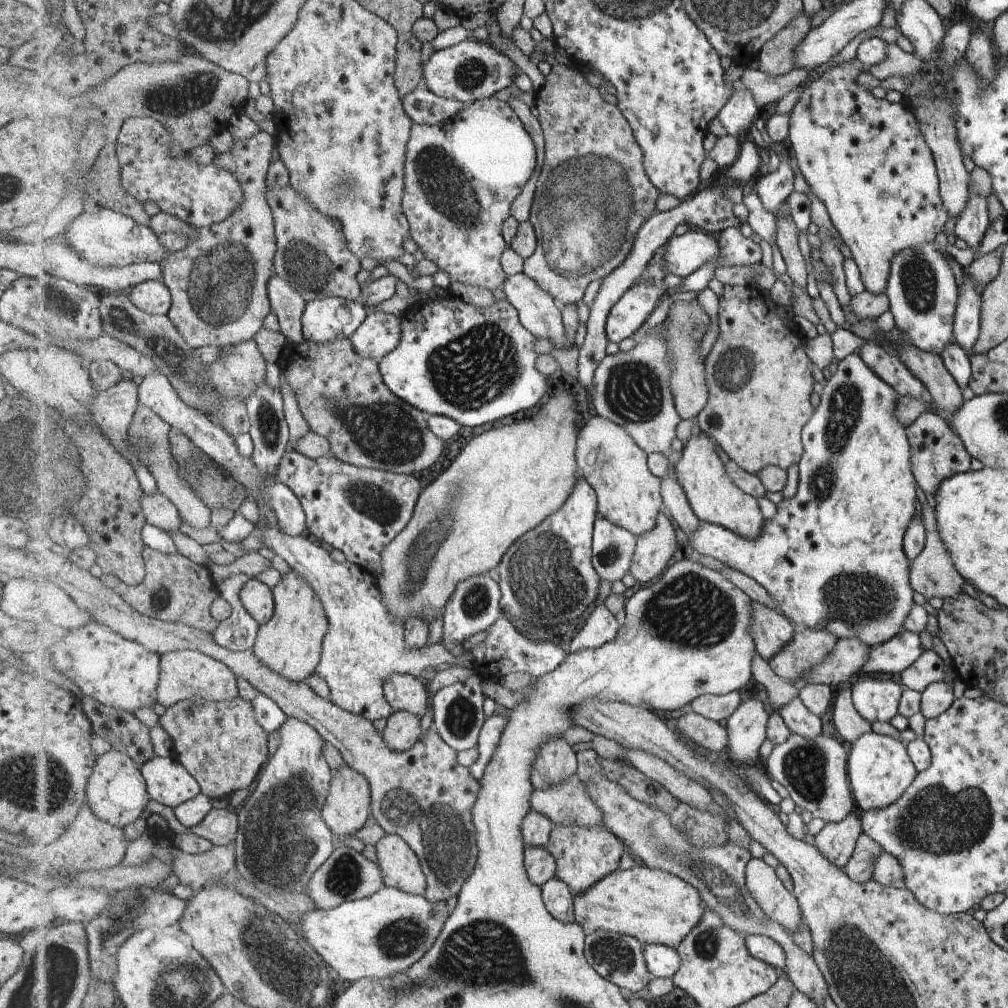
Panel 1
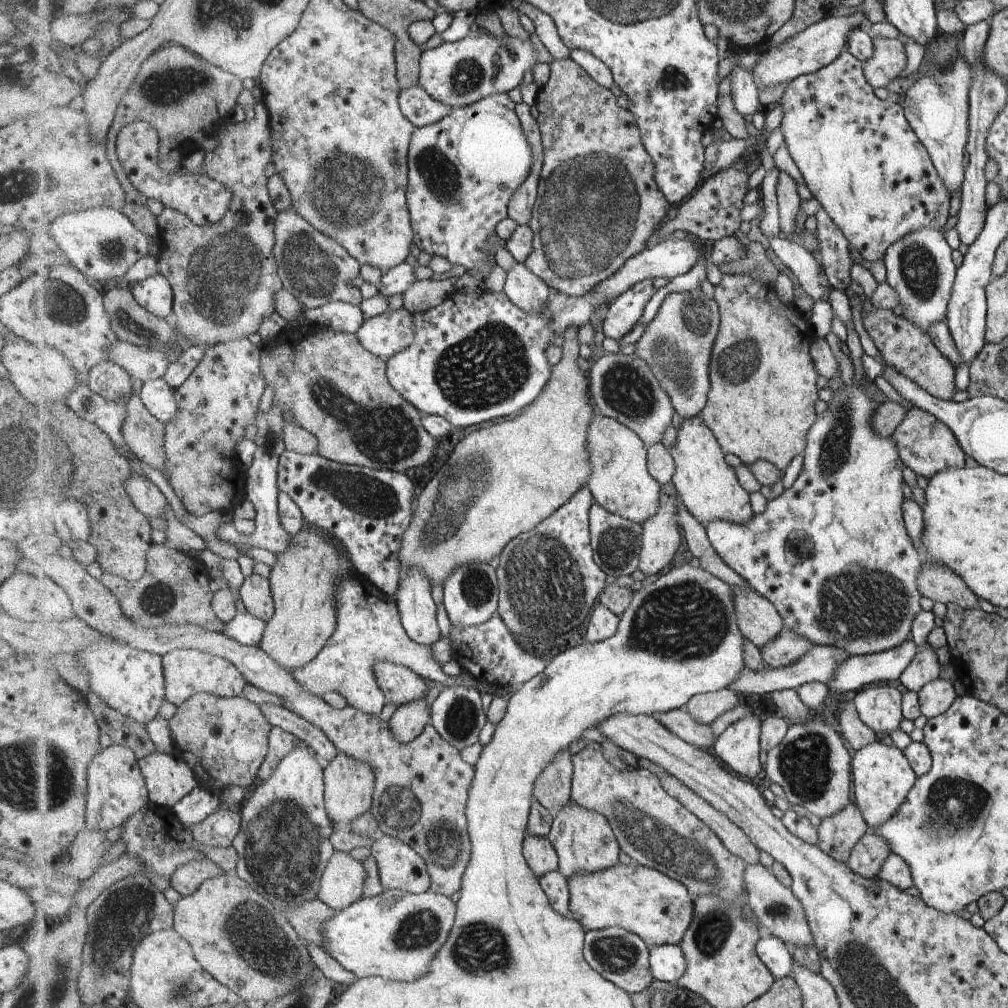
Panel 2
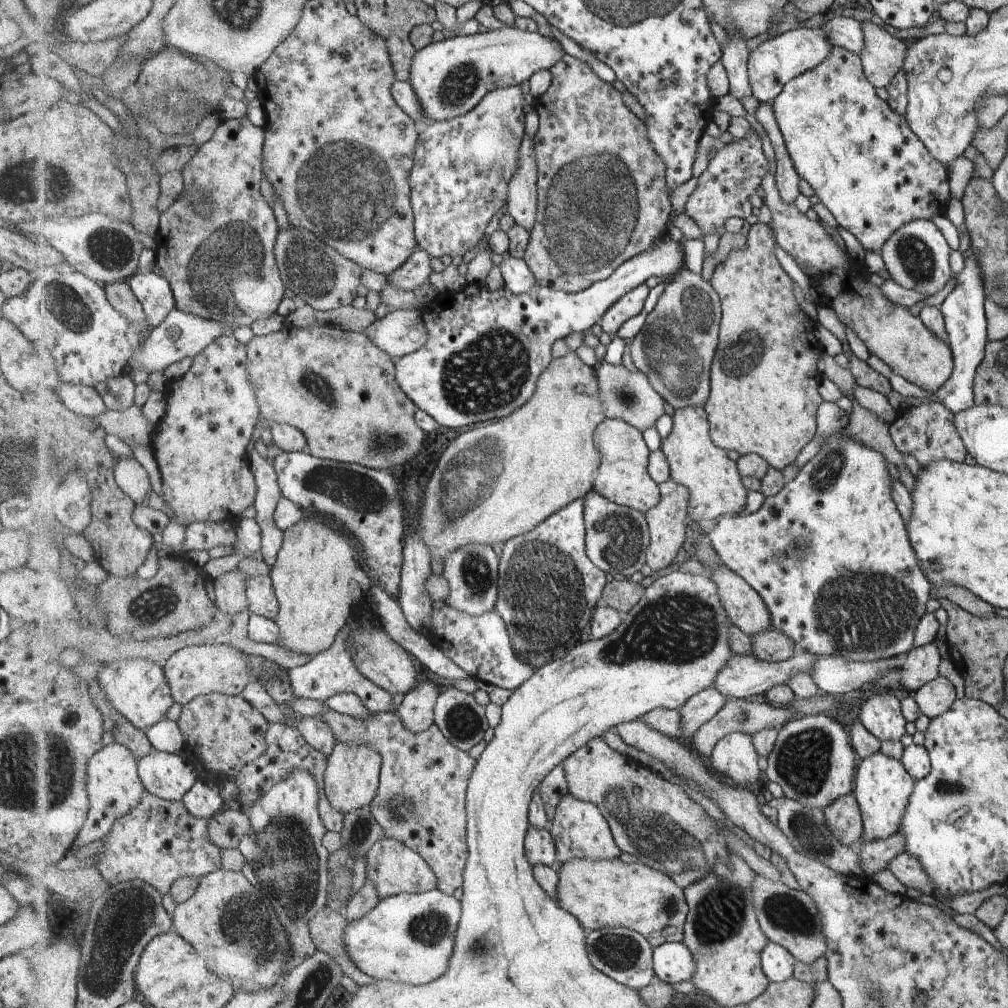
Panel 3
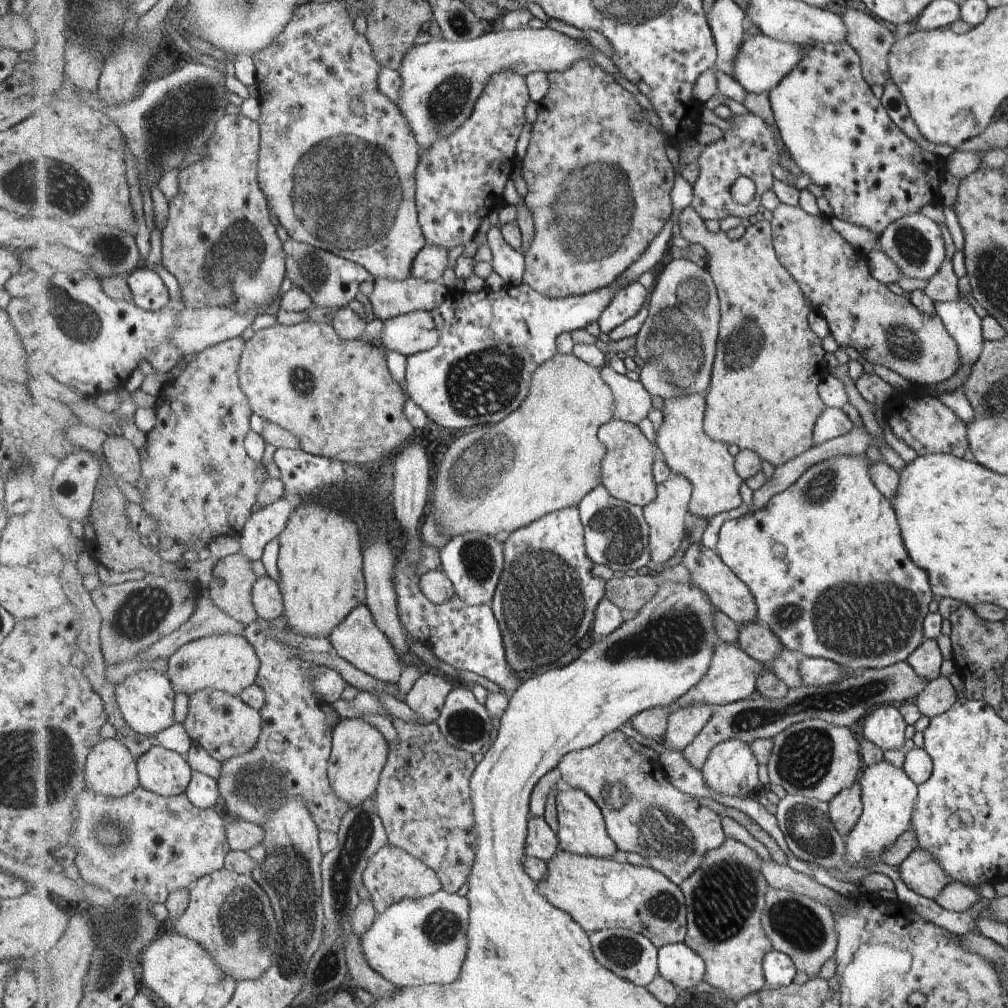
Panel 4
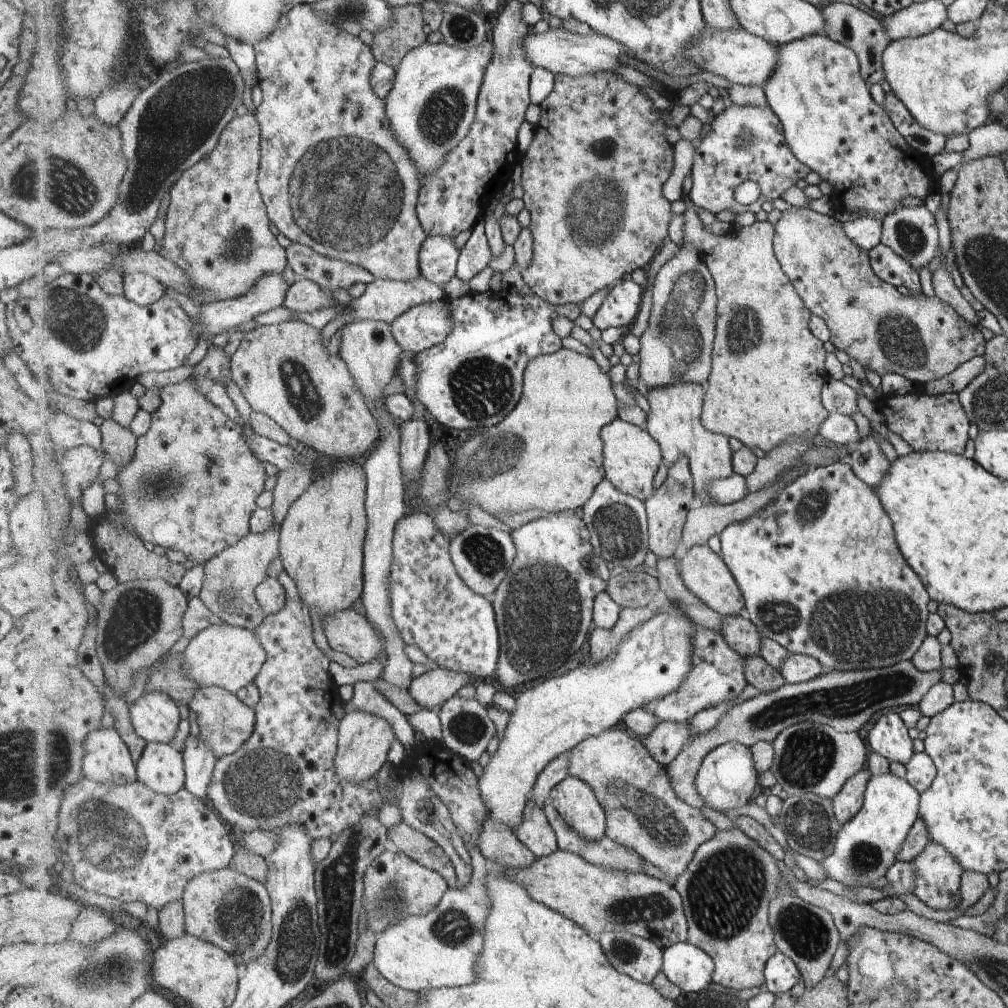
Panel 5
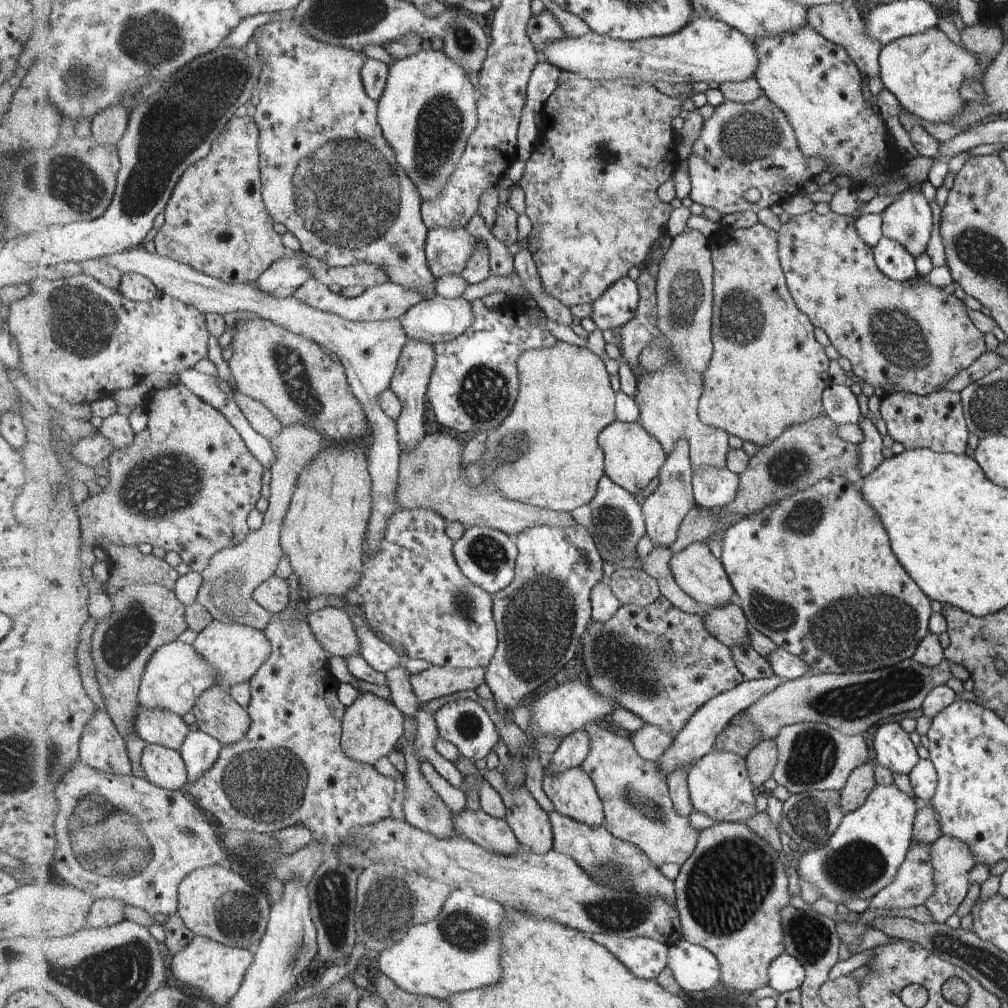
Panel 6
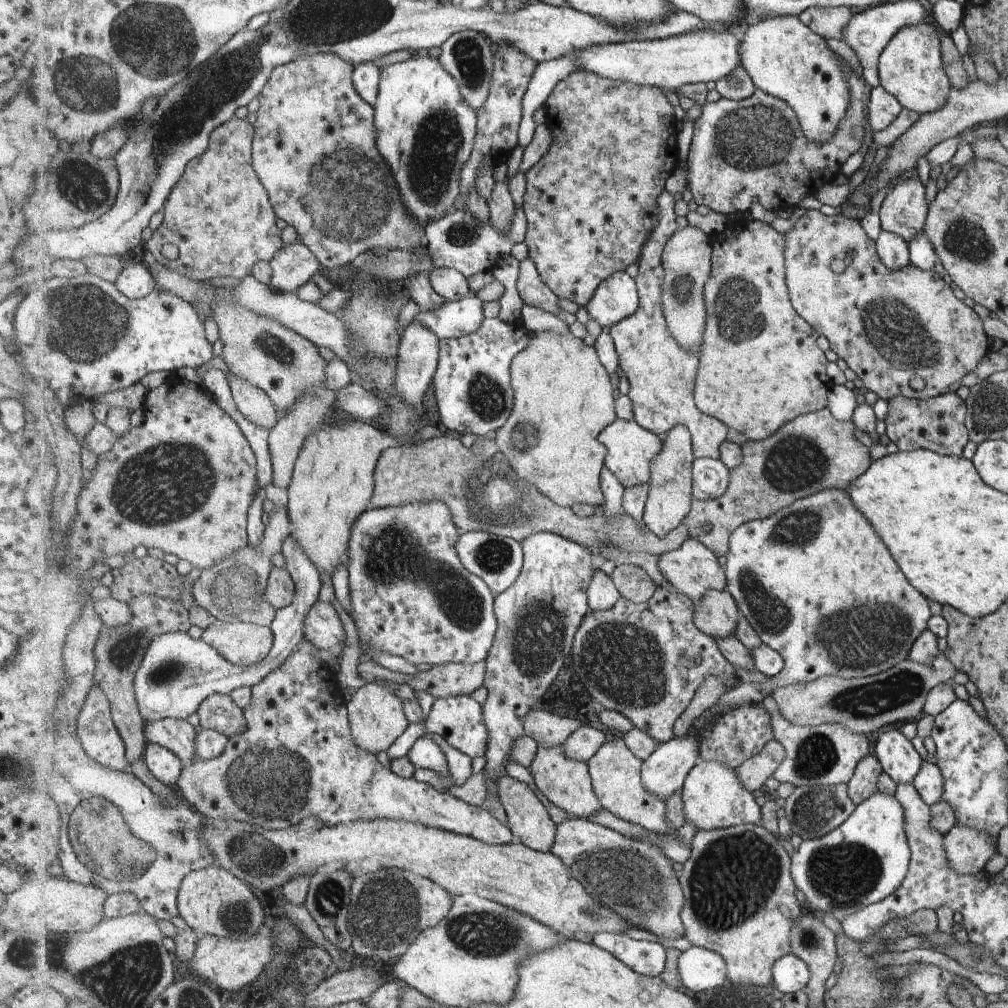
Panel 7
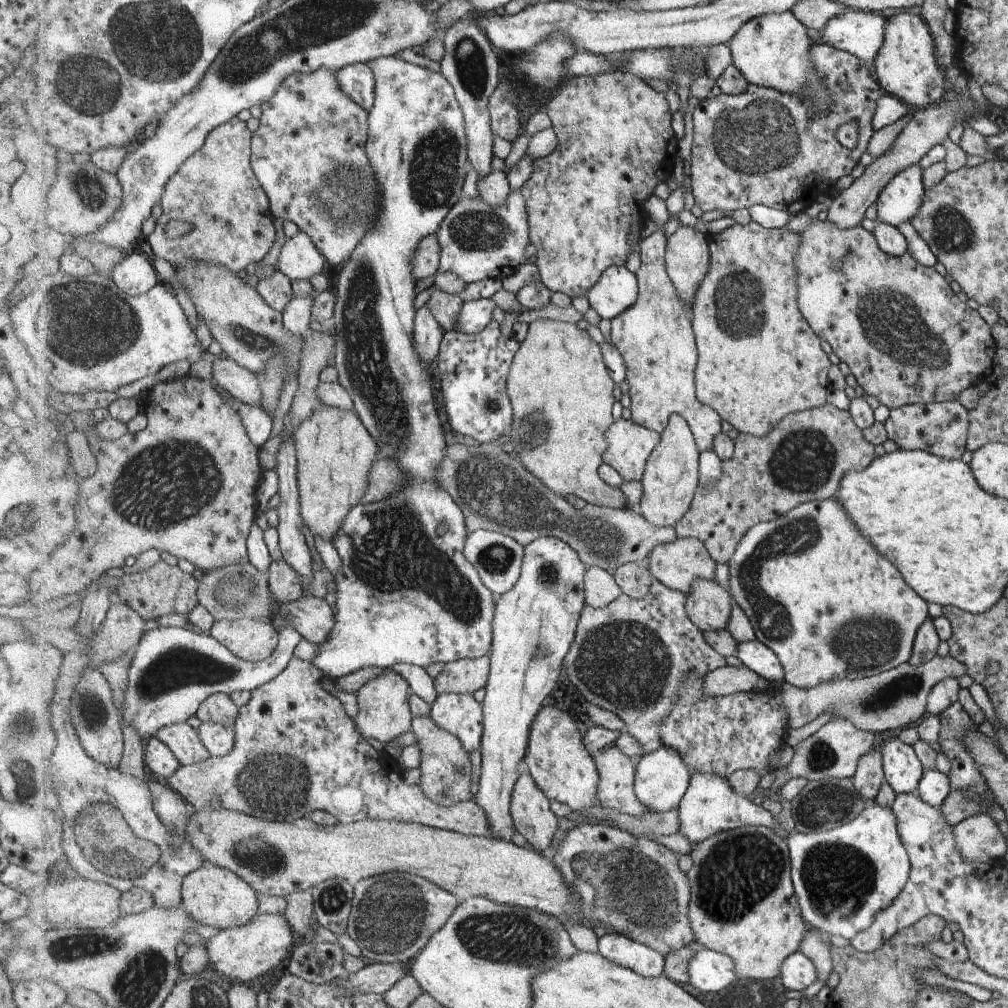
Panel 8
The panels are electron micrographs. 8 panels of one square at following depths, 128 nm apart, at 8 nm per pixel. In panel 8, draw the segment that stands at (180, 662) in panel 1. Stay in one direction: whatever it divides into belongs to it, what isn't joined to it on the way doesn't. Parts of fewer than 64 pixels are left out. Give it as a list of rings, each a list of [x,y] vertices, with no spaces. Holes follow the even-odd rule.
[[[263,618],[221,619],[210,630],[213,638],[225,644],[238,658],[253,663],[267,660],[279,644],[275,620]]]

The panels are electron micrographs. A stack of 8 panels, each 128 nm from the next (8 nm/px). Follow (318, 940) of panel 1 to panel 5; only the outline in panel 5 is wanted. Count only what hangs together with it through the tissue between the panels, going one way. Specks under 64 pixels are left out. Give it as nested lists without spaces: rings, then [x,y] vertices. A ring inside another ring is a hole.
[[[483,880],[449,889],[441,904],[423,916],[404,917],[377,935],[375,960],[379,972],[405,990],[423,993],[433,988],[461,988],[477,980],[477,956],[485,946],[485,924],[491,898]]]

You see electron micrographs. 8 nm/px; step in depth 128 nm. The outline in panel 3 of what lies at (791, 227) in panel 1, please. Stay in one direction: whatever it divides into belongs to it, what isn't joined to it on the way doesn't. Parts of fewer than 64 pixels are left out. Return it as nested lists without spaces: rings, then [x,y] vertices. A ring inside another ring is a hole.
[[[760,102],[754,114],[756,120],[766,131],[775,152],[778,192],[787,204],[793,204],[801,196],[801,192],[799,192],[799,184],[801,184],[799,177],[801,176],[787,150],[783,133],[774,113],[774,107],[772,103]]]

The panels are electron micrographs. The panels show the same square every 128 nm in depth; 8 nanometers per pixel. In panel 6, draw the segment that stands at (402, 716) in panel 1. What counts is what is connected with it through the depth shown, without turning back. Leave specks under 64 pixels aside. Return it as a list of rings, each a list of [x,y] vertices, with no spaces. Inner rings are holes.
[[[430,666],[419,674],[411,674],[411,688],[420,702],[431,702],[456,692],[477,690],[486,684],[486,669],[459,669]]]

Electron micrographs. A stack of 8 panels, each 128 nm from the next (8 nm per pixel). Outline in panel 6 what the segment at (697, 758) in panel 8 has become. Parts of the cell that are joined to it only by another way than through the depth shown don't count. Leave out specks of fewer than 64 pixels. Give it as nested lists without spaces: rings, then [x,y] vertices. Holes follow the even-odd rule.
[[[747,710],[737,714],[731,723],[719,734],[714,750],[717,752],[733,752],[747,758],[754,748],[763,741],[761,730],[749,718]]]

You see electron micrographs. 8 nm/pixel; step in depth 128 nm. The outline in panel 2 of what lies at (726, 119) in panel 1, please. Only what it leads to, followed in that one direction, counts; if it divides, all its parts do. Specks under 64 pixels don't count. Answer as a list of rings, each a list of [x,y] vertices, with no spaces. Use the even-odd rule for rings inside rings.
[[[735,66],[730,75],[732,88],[732,102],[734,108],[746,119],[753,116],[758,110],[762,110],[760,104],[760,88],[755,82],[752,71]]]

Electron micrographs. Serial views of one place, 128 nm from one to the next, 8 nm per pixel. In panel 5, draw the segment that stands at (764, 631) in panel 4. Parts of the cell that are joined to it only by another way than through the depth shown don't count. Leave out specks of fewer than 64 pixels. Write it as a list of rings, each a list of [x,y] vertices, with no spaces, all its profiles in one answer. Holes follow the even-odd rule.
[[[746,613],[727,616],[721,634],[744,657],[761,655],[763,636],[761,636],[757,625],[747,617]]]

